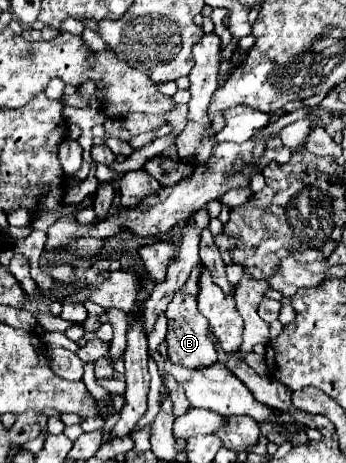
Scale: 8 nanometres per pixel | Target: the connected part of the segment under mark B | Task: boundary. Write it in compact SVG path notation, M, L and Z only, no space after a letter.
M201 265L193 269L193 273L189 275L185 287L181 291L175 293L173 301L167 307L167 319L169 319L169 333L167 333L167 343L169 343L169 359L177 365L185 365L185 367L193 367L193 369L201 369L205 365L213 365L217 363L217 351L213 347L211 341L211 333L209 333L209 325L205 321L205 317L201 317L201 313L197 311L197 293L199 293L199 273L201 273Z

